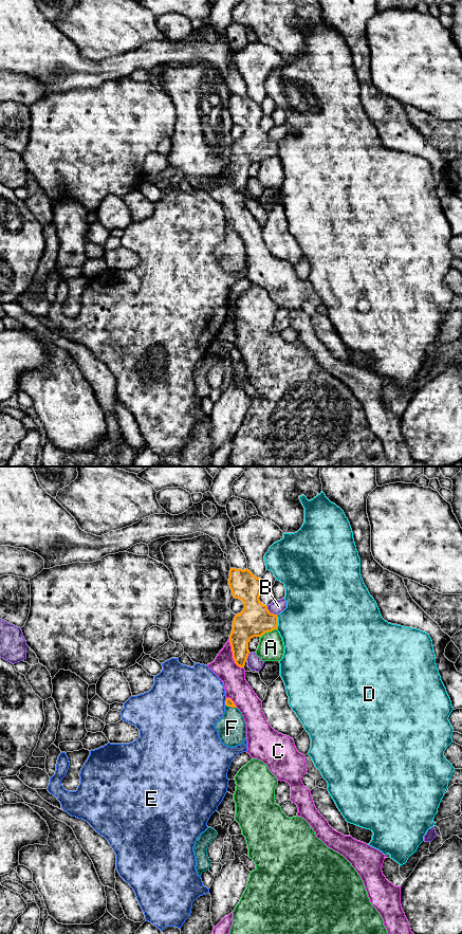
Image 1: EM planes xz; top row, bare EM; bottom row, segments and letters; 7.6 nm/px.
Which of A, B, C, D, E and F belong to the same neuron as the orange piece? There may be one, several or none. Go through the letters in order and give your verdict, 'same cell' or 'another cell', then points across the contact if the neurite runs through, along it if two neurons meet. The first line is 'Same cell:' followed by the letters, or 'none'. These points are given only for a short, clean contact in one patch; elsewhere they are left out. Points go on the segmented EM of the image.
Same cell: F
A: another cell
B: another cell
C: another cell
D: another cell
E: another cell
F: same cell; way xz (228, 701), (230, 706), (232, 728)

